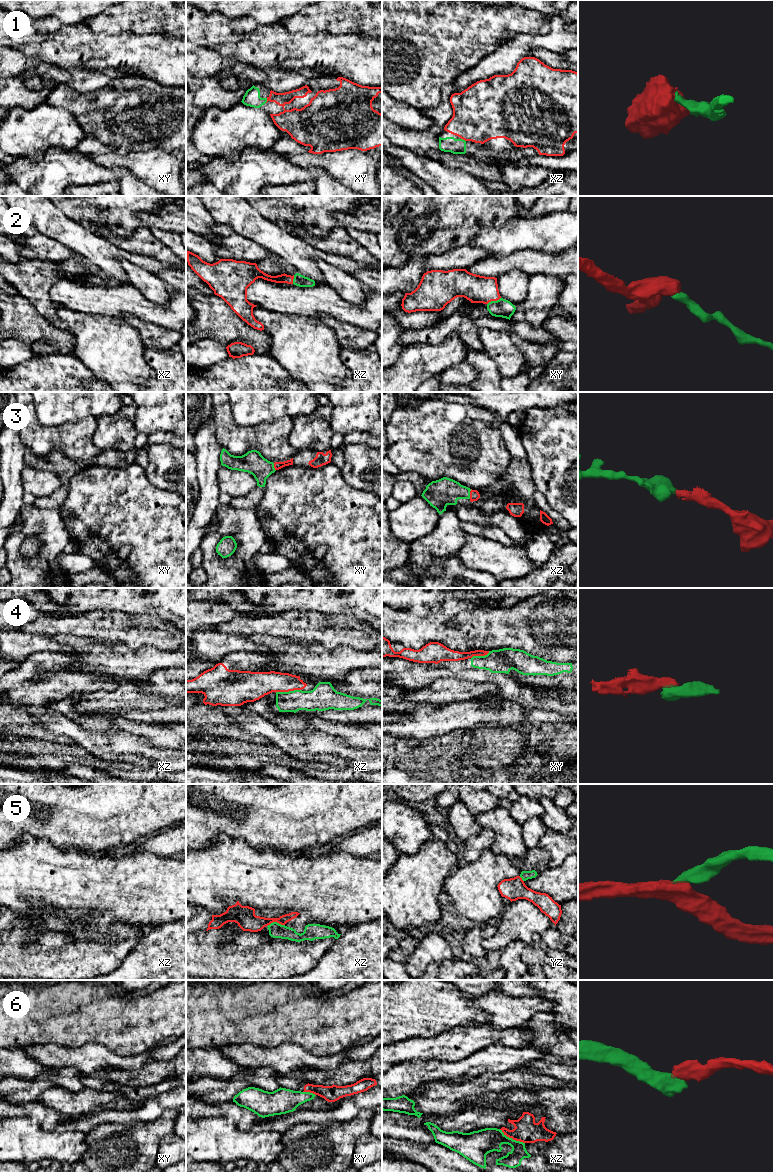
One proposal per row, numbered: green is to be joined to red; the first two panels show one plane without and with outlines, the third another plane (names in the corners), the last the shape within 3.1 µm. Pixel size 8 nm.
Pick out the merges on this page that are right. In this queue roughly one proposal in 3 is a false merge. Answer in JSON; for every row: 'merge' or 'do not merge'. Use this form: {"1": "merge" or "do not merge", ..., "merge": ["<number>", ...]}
{"1": "merge", "2": "merge", "3": "merge", "4": "do not merge", "5": "merge", "6": "do not merge", "merge": ["1", "2", "3", "5"]}

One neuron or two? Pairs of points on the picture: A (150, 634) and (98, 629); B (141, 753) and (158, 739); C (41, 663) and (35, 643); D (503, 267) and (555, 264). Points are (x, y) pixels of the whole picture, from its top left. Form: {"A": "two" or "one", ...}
{"A": "one", "B": "two", "C": "two", "D": "one"}

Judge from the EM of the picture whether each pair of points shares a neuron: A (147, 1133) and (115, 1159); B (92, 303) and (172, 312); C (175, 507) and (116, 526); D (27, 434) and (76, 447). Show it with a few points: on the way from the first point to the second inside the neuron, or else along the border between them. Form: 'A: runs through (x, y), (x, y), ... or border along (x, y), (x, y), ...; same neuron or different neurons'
A: runs through (139, 1141), (129, 1151), (123, 1153); same neuron
B: runs through (112, 303), (134, 303), (144, 310), (152, 312); same neuron
C: runs through (160, 517), (131, 517); same neuron
D: runs through (39, 438), (64, 438); same neuron

